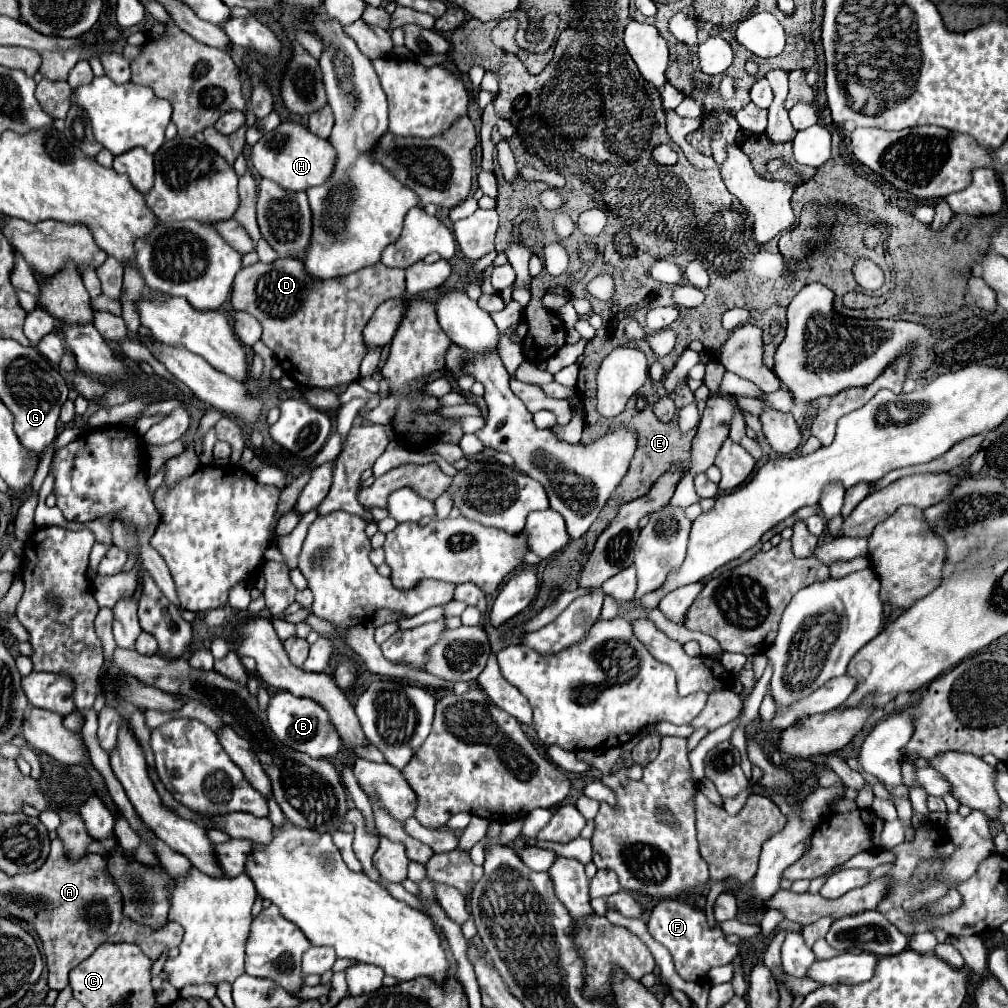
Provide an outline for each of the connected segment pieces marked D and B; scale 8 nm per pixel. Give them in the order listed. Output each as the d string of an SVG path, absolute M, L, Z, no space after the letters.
M276 259L274 263L256 263L250 267L244 267L232 287L232 307L238 311L246 311L254 315L262 325L262 341L274 351L278 363L282 365L284 373L294 379L296 383L304 387L322 387L330 389L336 385L354 383L360 377L360 361L366 355L364 345L364 325L370 321L372 311L380 303L384 303L390 297L404 295L404 271L402 269L390 269L382 263L376 263L374 267L364 267L362 271L356 271L352 275L346 275L342 279L328 279L320 281L306 273L302 261L298 259Z
M278 691L276 695L272 695L268 703L268 723L282 743L286 743L296 751L308 753L310 757L330 759L340 751L340 739L338 733L334 733L334 725L326 709L320 703L314 703L312 699L294 697L290 695L290 691Z

